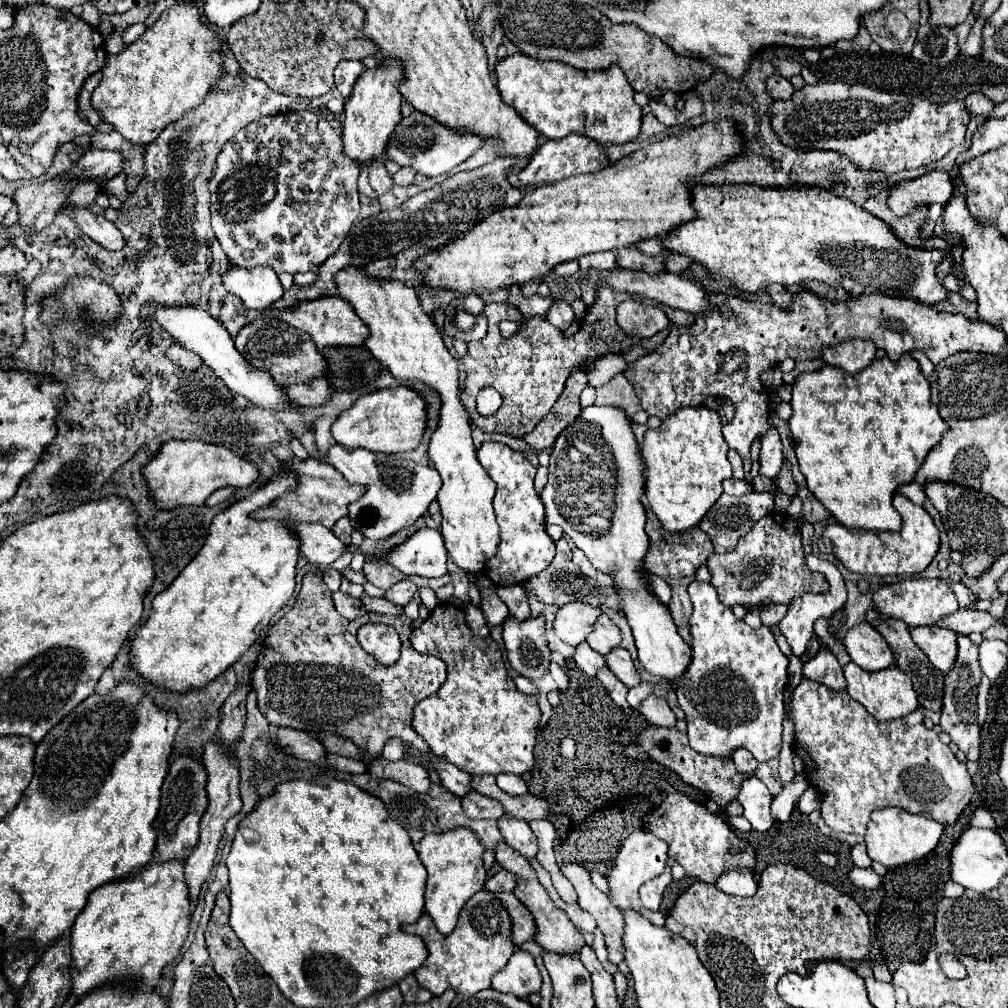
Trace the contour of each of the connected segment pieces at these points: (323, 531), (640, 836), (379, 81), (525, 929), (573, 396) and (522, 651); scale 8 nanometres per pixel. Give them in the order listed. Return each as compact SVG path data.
M293 524L293 528L301 538L301 554L311 564L329 566L339 558L339 554L347 552L343 542L321 524Z
M639 828L637 832L633 832L621 846L621 852L615 858L615 866L609 874L609 886L611 886L611 894L609 898L611 903L620 910L633 908L643 914L651 924L655 926L663 926L665 924L665 916L661 912L655 910L647 910L641 900L639 900L639 886L655 876L659 876L663 870L667 868L667 844L663 840L659 840L657 836L651 836L651 832L645 832L645 828Z
M399 64L377 66L359 76L353 86L353 94L345 104L343 118L343 152L357 160L357 164L371 164L383 156L383 148L387 148L387 136L395 130L395 124L401 120L401 94L397 90L397 82L403 80L403 72Z
M497 894L501 898L501 902L505 904L505 908L511 914L513 920L513 942L515 946L521 946L529 940L535 938L535 920L531 916L531 912L527 908L523 908L523 904L519 904L519 898L515 894Z
M583 370L571 372L571 376L567 378L563 394L555 402L553 410L535 426L533 432L523 436L525 442L531 446L531 450L547 450L547 448L551 448L553 442L557 440L557 436L569 424L573 424L573 420L581 412L579 394L581 394L581 390L585 386L587 386L587 374Z
M509 614L503 622L503 642L509 652L511 666L521 676L525 676L529 680L539 680L547 672L547 666L551 662L551 650L549 650L547 638L545 638L545 616L543 614L539 614L539 616L531 614L527 620L515 620L515 616Z

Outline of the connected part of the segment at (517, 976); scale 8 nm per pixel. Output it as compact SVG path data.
M515 950L507 968L493 976L493 988L505 994L513 994L517 998L527 998L529 994L539 992L541 974L535 966L535 960L525 950Z

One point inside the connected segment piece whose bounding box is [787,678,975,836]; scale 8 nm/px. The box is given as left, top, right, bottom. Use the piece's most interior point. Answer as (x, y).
(901, 763)

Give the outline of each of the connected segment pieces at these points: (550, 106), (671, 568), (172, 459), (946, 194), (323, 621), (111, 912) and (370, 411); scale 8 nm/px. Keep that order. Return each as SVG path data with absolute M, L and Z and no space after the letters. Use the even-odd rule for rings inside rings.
M521 52L507 56L501 60L495 68L497 72L497 88L501 92L501 98L505 104L513 106L519 116L531 124L537 132L541 132L545 138L563 138L567 134L583 134L599 144L625 144L639 136L641 128L641 108L635 104L633 88L623 76L623 70L615 64L605 70L579 70L563 62L541 62L535 58L529 58Z
M647 508L647 534L651 540L651 550L647 554L647 570L659 574L661 578L665 578L671 586L675 586L673 582L677 582L679 576L679 590L685 590L689 586L689 582L695 580L695 572L699 566L703 566L707 562L707 558L713 554L713 540L711 536L703 534L701 528L691 528L687 532L679 532L679 534L669 534L657 520L657 516Z
M169 440L151 464L143 468L143 474L159 508L173 508L175 504L203 504L215 490L225 486L249 488L257 480L259 468L253 460L235 454L227 446L201 440Z
M929 170L925 176L891 186L889 208L895 216L909 216L909 210L913 210L917 204L947 204L951 194L951 174L945 170Z
M317 568L307 572L295 606L269 628L265 636L265 648L269 650L259 656L257 668L251 672L259 710L277 728L285 726L315 736L319 732L337 734L353 740L371 756L381 756L385 742L391 738L403 740L407 748L431 752L423 738L413 732L413 708L441 688L447 670L443 660L415 652L409 642L411 632L411 620L405 612L397 616L367 612L357 620L345 620L333 606L323 572ZM367 622L383 622L397 630L403 644L397 664L383 666L361 648L357 630Z
M151 860L145 868L131 874L129 878L107 882L95 892L91 892L87 906L77 916L73 930L71 930L71 976L73 976L73 992L77 996L83 996L99 986L111 984L115 980L127 980L135 976L143 986L155 988L157 980L161 976L161 970L179 954L187 934L189 924L193 916L193 904L189 898L189 888L185 880L185 862L183 860L165 860L157 862Z
M409 386L383 388L373 394L361 396L351 408L341 412L341 416L335 420L331 428L337 444L343 444L349 450L367 448L371 452L383 454L415 450L421 444L425 430L427 430L427 402L417 390Z

